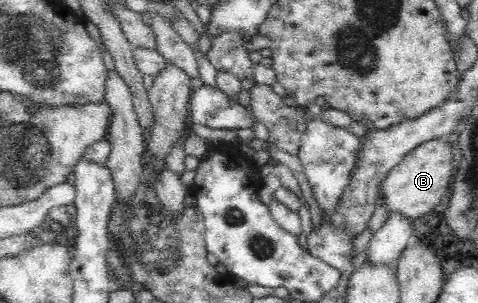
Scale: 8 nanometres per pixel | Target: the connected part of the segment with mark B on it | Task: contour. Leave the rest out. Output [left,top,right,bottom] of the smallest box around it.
[378,138,456,220]

